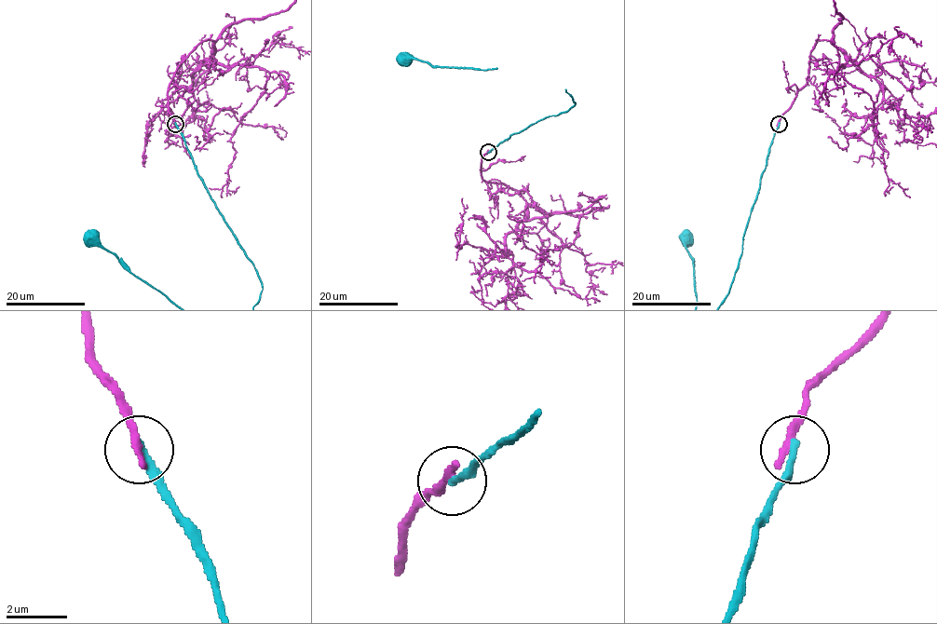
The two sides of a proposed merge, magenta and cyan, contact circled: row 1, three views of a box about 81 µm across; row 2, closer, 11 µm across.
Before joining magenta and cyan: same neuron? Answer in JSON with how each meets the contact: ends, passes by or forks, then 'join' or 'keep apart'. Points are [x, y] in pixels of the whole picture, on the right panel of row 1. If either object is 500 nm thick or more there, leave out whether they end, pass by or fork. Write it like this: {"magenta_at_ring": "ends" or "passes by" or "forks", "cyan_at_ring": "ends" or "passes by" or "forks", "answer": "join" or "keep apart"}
{"magenta_at_ring": "ends", "cyan_at_ring": "ends", "answer": "keep apart"}

